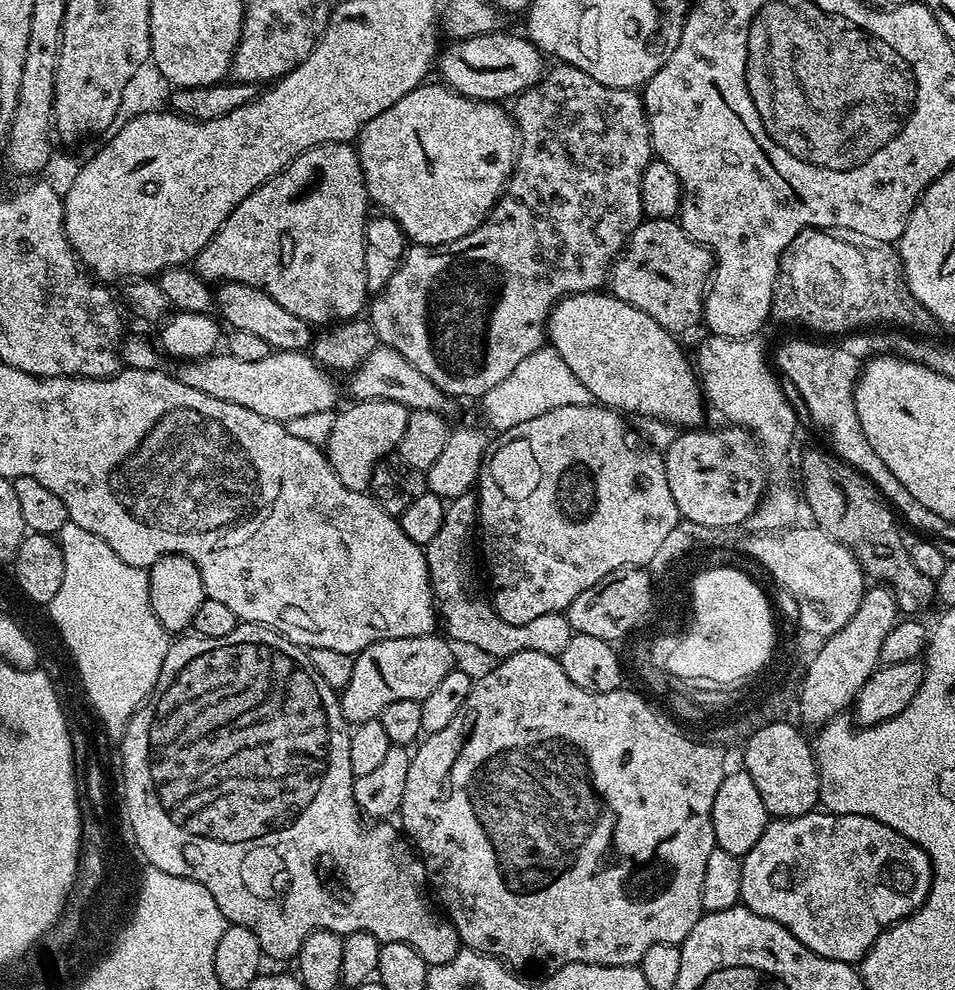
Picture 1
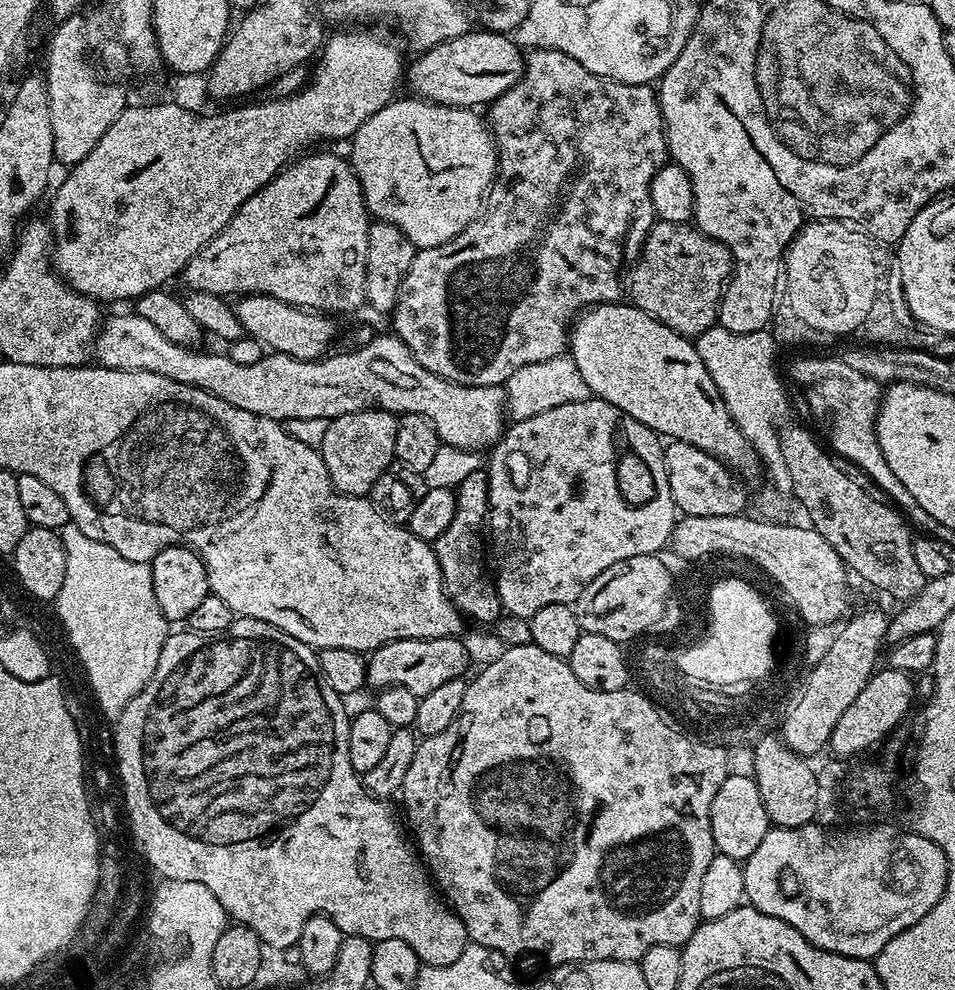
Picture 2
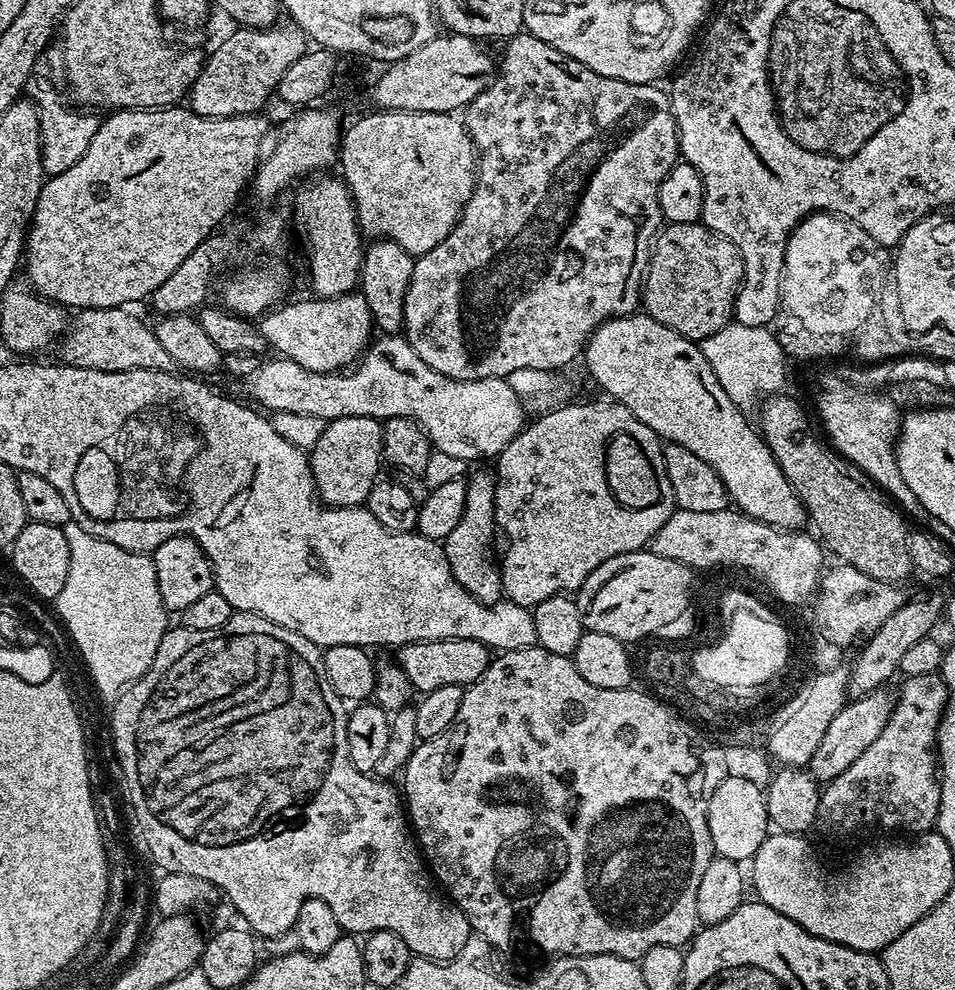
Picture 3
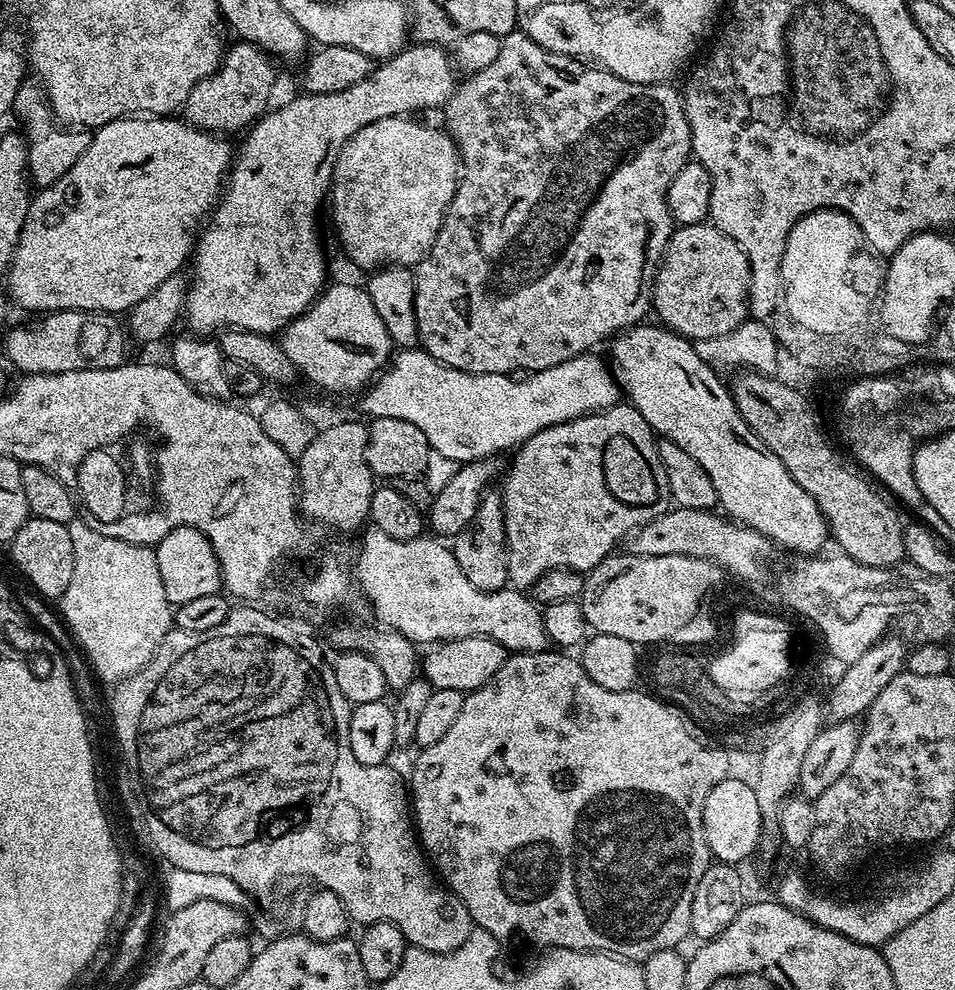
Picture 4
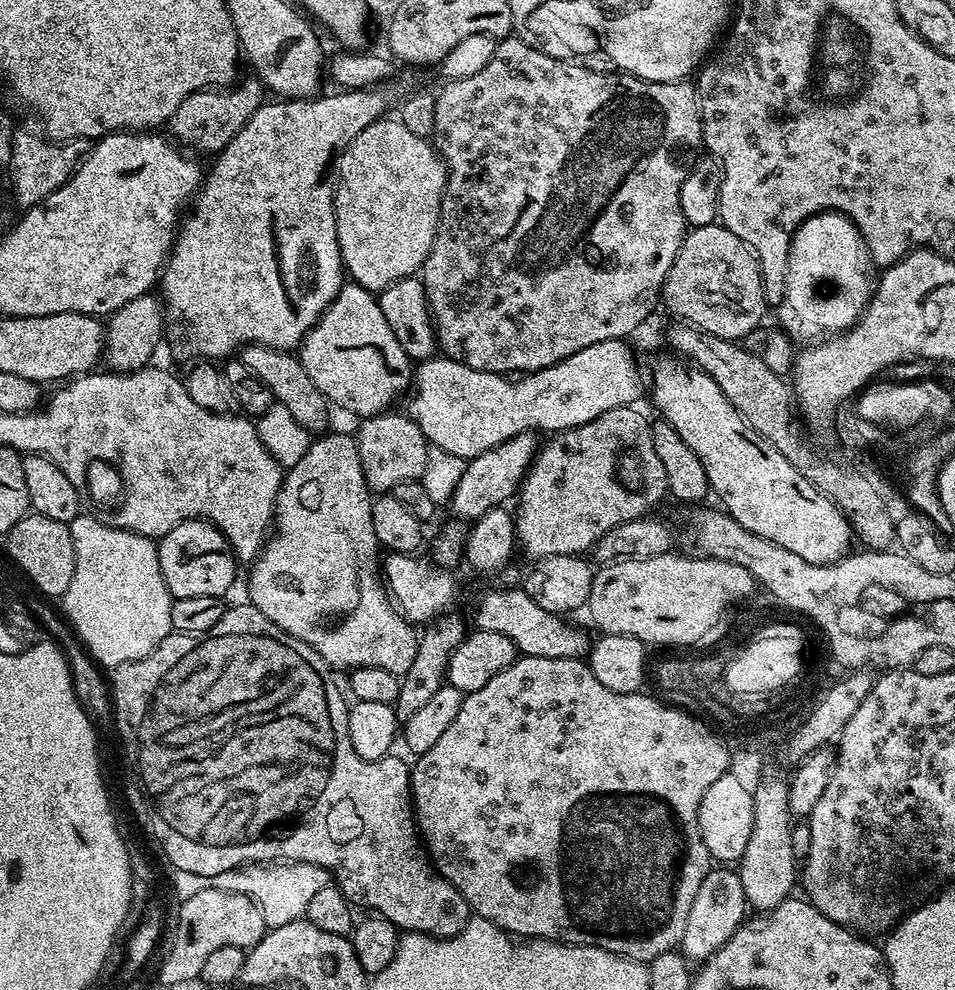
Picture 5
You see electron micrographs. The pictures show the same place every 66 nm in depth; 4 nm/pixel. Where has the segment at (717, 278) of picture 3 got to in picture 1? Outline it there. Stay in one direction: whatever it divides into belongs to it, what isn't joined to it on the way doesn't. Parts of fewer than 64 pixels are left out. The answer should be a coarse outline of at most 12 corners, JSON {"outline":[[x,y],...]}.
{"outline":[[641,220],[610,292],[667,332],[704,319],[710,249]]}

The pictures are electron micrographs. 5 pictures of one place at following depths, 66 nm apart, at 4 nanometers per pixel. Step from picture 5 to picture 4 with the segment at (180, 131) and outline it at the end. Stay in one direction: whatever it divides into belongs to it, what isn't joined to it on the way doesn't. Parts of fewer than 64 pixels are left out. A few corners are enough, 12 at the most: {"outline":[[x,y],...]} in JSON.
{"outline":[[236,42],[186,98],[213,134],[252,127],[273,103],[273,57]]}

